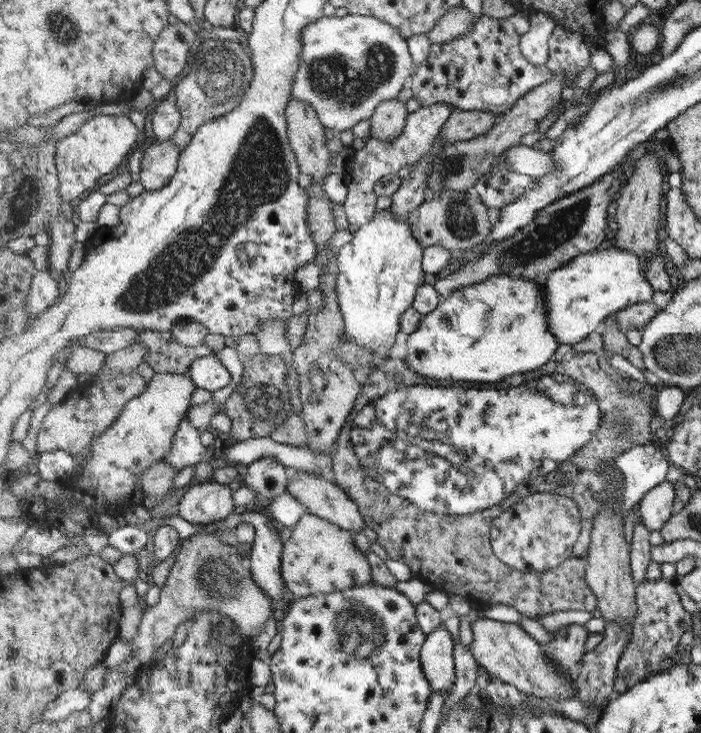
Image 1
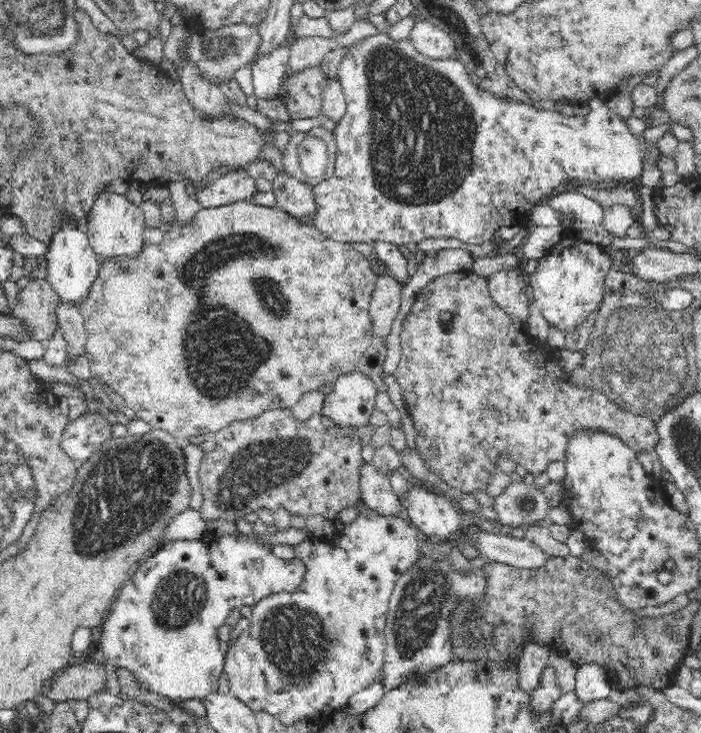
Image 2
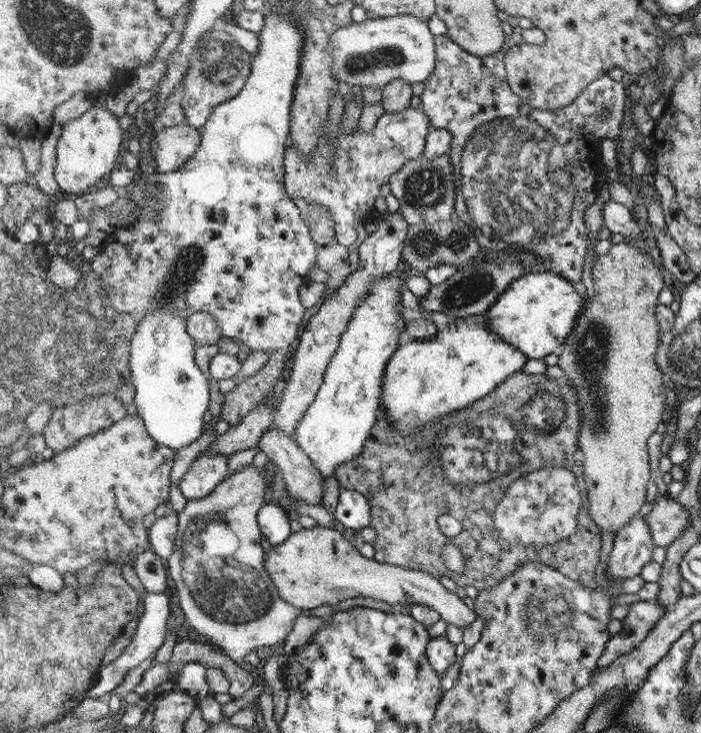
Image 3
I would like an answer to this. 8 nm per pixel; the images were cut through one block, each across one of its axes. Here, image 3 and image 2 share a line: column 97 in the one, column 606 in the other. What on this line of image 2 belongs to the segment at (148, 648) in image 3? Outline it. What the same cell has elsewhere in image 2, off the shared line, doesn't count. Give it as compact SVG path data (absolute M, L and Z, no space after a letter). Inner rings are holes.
M584 664L576 669L573 693L580 704L584 705L595 700L608 699L612 688L607 683L607 676L603 668L595 664Z

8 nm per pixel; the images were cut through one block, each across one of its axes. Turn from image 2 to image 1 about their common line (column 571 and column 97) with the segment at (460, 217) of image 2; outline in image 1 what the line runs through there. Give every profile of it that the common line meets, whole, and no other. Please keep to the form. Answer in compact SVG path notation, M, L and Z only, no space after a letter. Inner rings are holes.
M98 115L86 118L77 130L58 142L57 162L64 200L72 202L98 190L102 176L124 170L130 152L140 140L140 128L129 115Z

